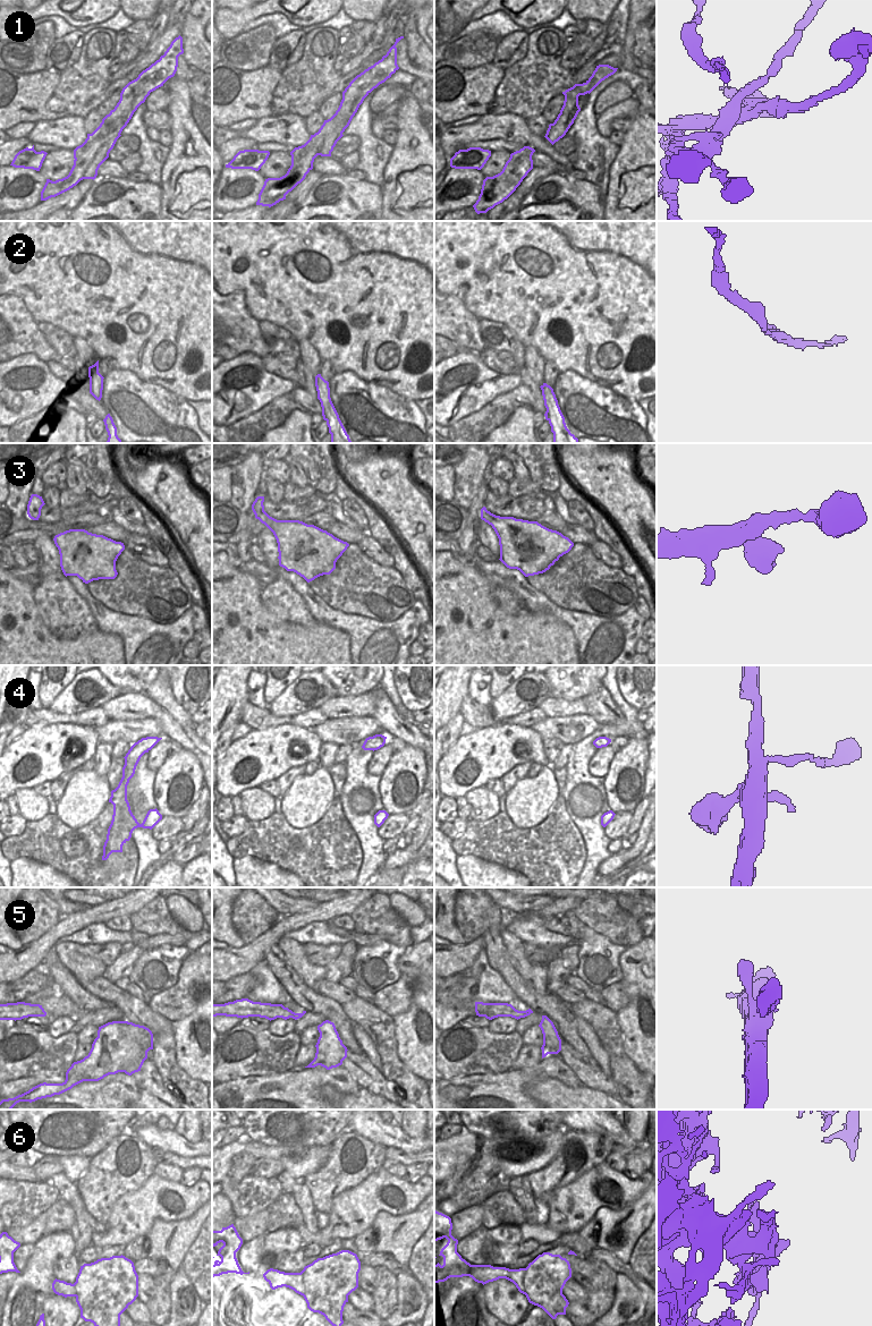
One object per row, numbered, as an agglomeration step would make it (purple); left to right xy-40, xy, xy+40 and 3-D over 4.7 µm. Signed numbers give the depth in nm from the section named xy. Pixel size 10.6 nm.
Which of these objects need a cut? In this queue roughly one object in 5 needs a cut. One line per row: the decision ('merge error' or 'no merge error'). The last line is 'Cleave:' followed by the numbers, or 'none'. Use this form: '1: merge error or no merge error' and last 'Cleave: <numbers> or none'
1: merge error
2: no merge error
3: no merge error
4: no merge error
5: no merge error
6: merge error
Cleave: 1, 6

